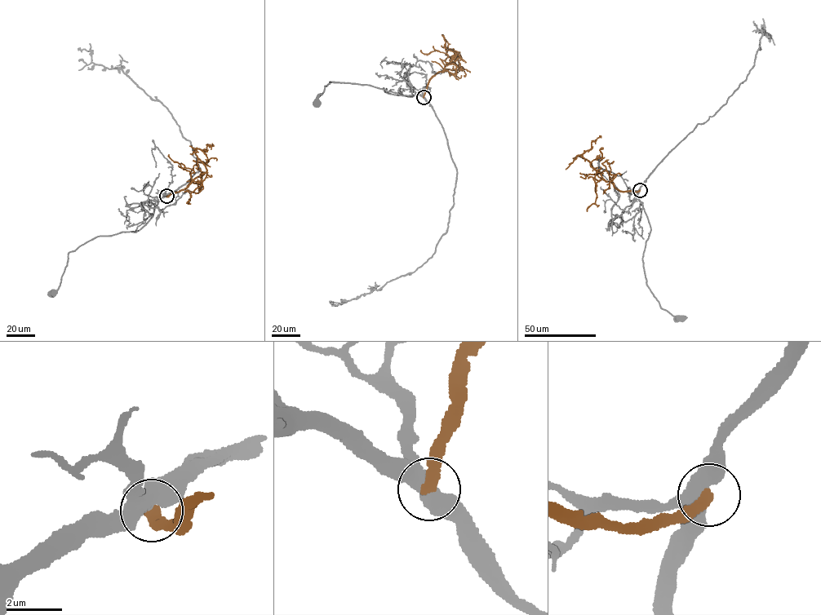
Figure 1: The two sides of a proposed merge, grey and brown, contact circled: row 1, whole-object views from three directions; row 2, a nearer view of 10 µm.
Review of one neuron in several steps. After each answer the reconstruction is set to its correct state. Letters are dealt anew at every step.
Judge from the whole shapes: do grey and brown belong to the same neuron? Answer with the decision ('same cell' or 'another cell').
another cell

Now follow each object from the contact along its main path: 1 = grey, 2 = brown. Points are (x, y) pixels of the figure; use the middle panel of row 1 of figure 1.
1: (423, 97), (417, 94), (398, 95), (370, 85), (330, 81), (325, 86), (317, 102)
2: (423, 97), (428, 81), (459, 56), (447, 55), (449, 49), (463, 68), (463, 75)

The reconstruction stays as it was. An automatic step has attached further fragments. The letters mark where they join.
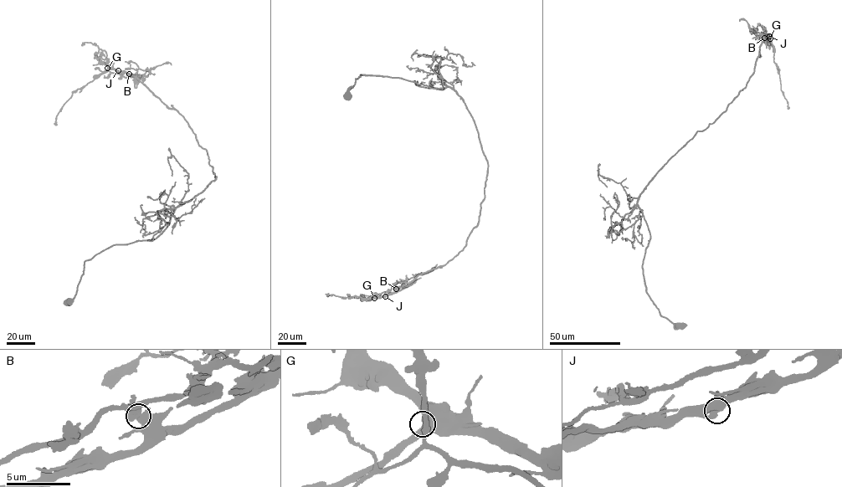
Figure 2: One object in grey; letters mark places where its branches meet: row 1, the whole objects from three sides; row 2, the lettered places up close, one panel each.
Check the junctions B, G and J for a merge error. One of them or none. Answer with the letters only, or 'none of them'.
B

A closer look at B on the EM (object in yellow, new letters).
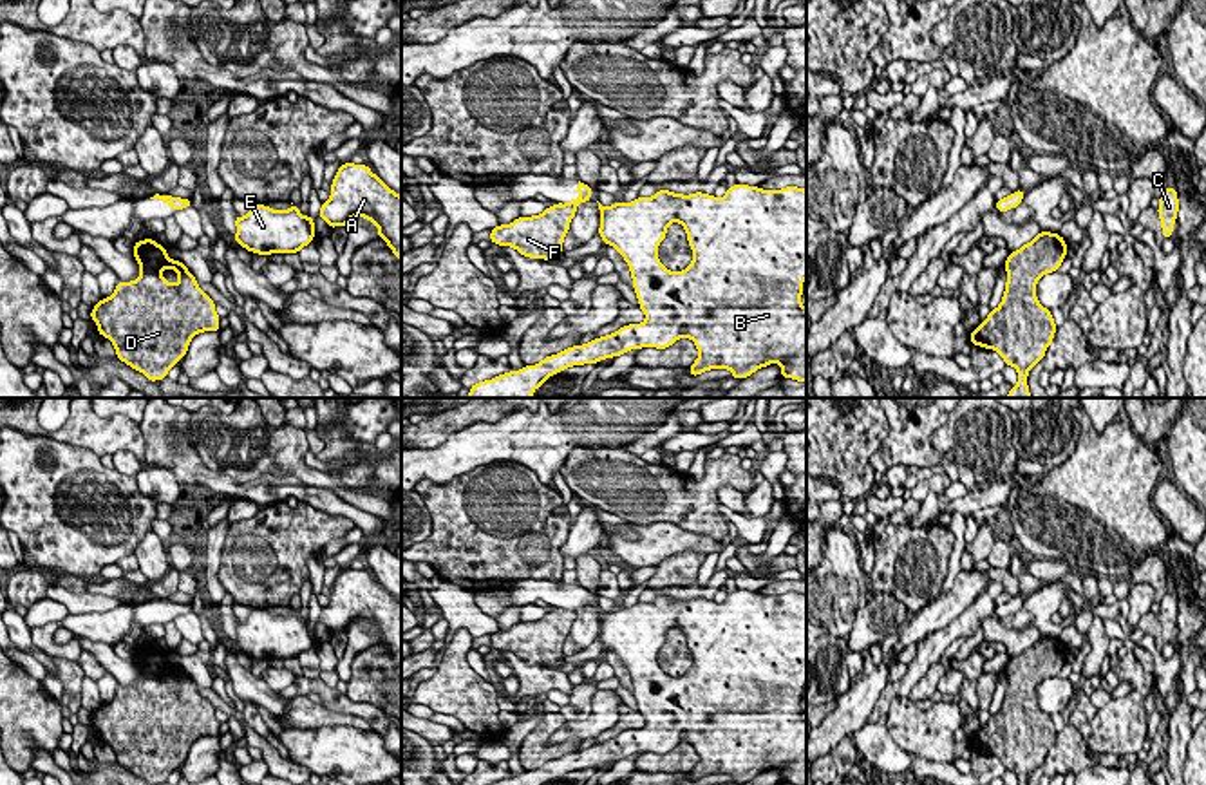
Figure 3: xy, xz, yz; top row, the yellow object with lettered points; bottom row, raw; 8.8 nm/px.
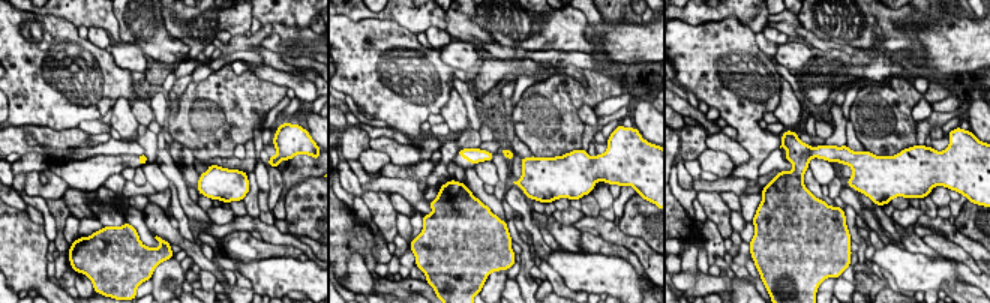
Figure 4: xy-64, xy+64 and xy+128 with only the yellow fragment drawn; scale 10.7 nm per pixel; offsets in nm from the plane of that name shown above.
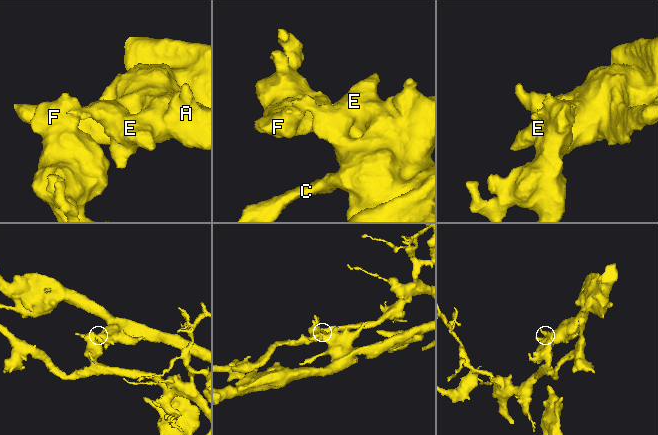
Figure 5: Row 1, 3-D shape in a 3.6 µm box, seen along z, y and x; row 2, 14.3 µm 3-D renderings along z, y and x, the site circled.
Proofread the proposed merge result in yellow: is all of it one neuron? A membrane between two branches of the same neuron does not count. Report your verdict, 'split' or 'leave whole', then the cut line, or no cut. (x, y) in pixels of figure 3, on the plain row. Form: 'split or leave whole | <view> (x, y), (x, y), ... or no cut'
split | xy (190, 605), (183, 612), (174, 610)

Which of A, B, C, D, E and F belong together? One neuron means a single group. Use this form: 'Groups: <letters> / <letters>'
Groups: A B C E / D F

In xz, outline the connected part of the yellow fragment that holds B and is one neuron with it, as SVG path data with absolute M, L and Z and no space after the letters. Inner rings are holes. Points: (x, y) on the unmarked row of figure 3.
M734 590L718 604L714 601L674 599L656 595L653 602L636 602L631 608L618 606L602 611L598 640L604 651L611 649L627 667L633 695L640 714L645 718L642 729L629 729L618 736L595 743L582 751L568 752L550 760L535 771L499 780L492 785L548 785L573 771L597 769L604 763L620 761L631 754L667 754L682 742L694 747L700 761L689 772L691 781L711 774L729 774L732 783L743 785L770 769L781 771L781 783L806 785L806 713L801 709L803 686L806 684L806 595L787 591L763 595L759 591ZM671 628L680 628L693 655L691 669L682 676L667 675L658 664L658 651L667 640Z

